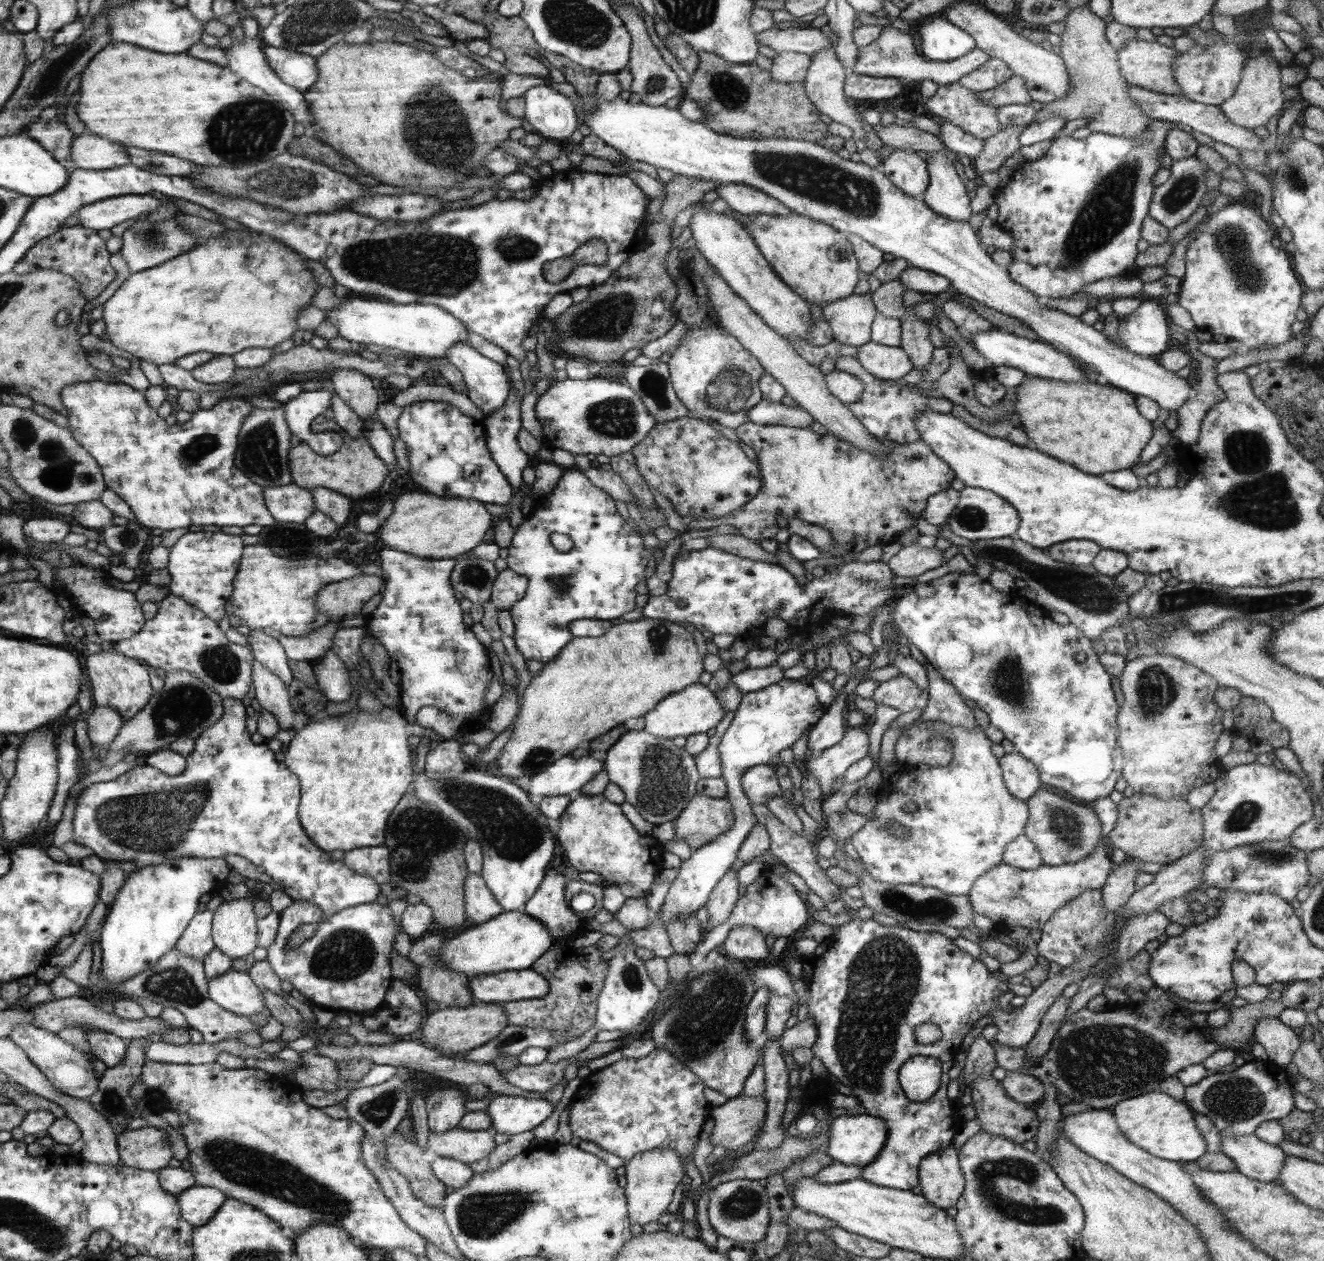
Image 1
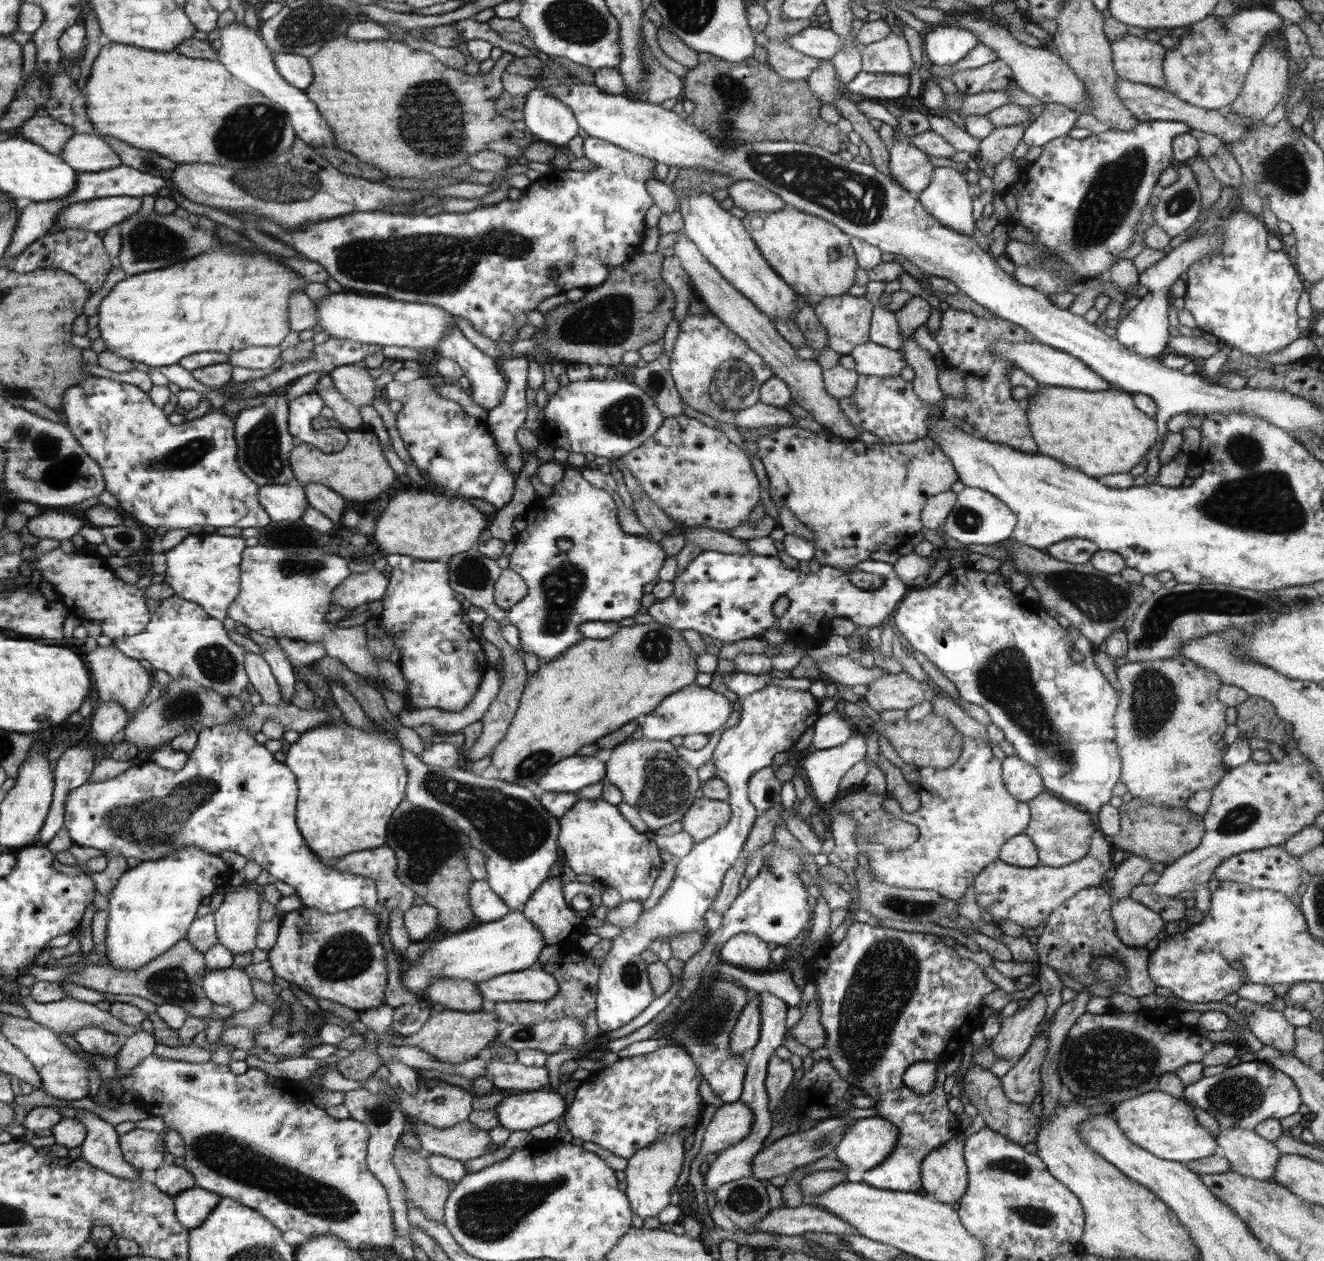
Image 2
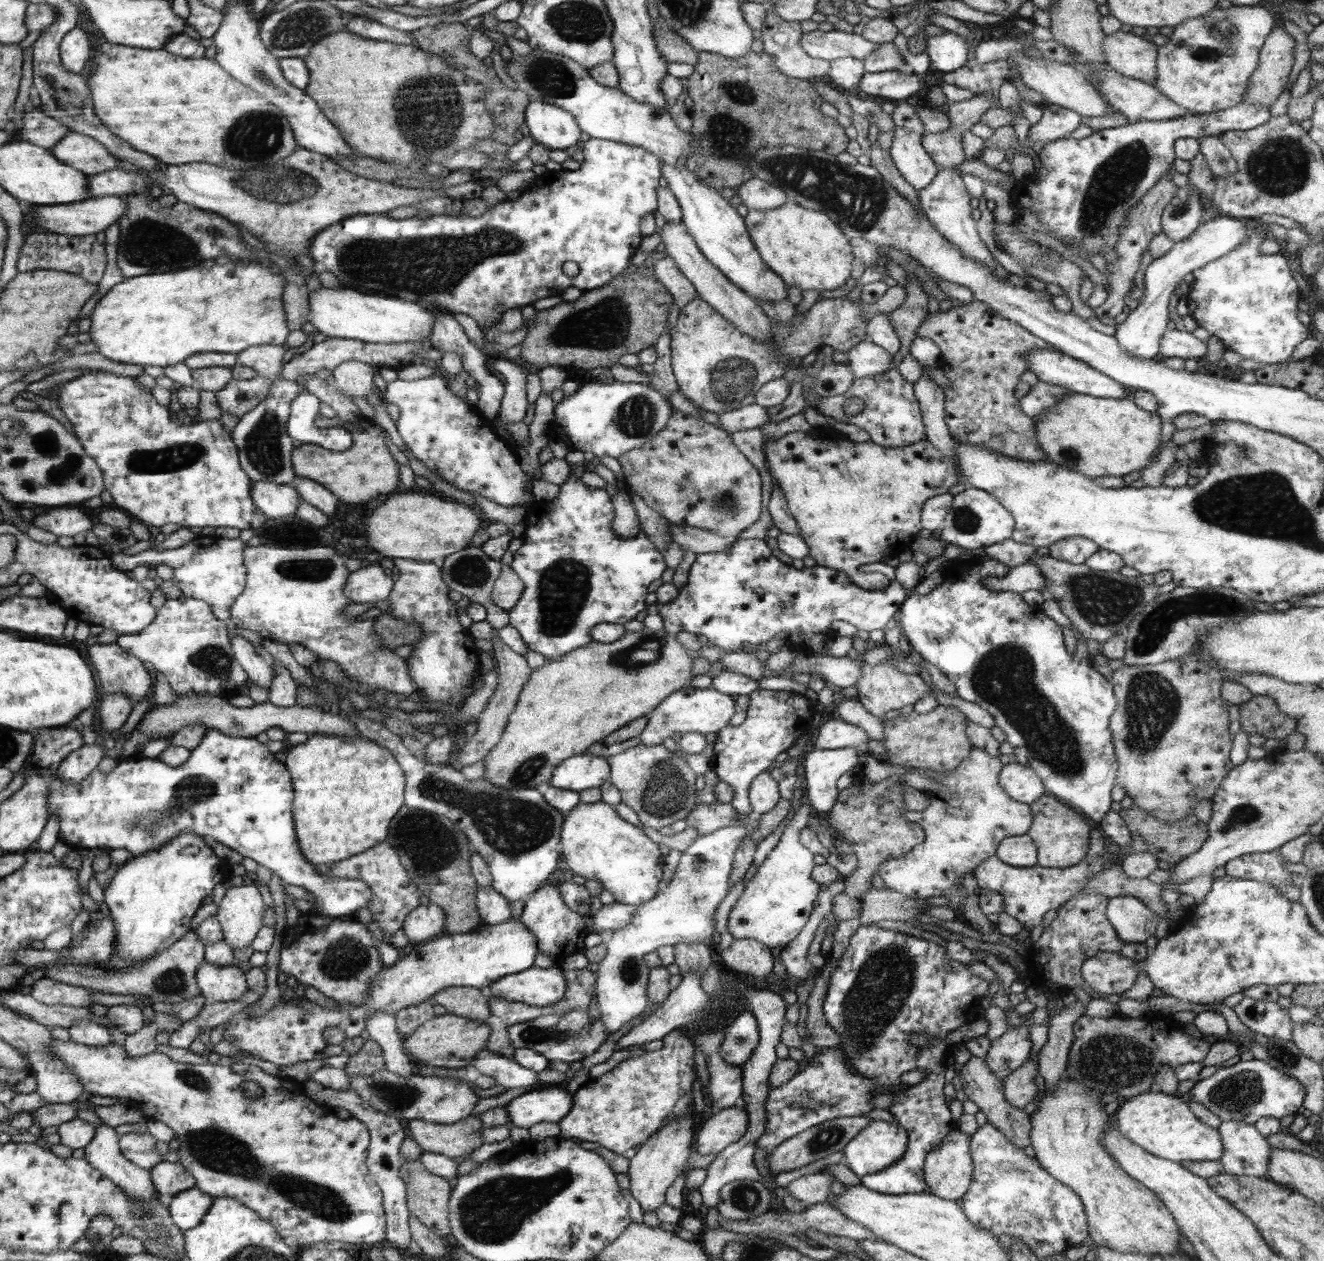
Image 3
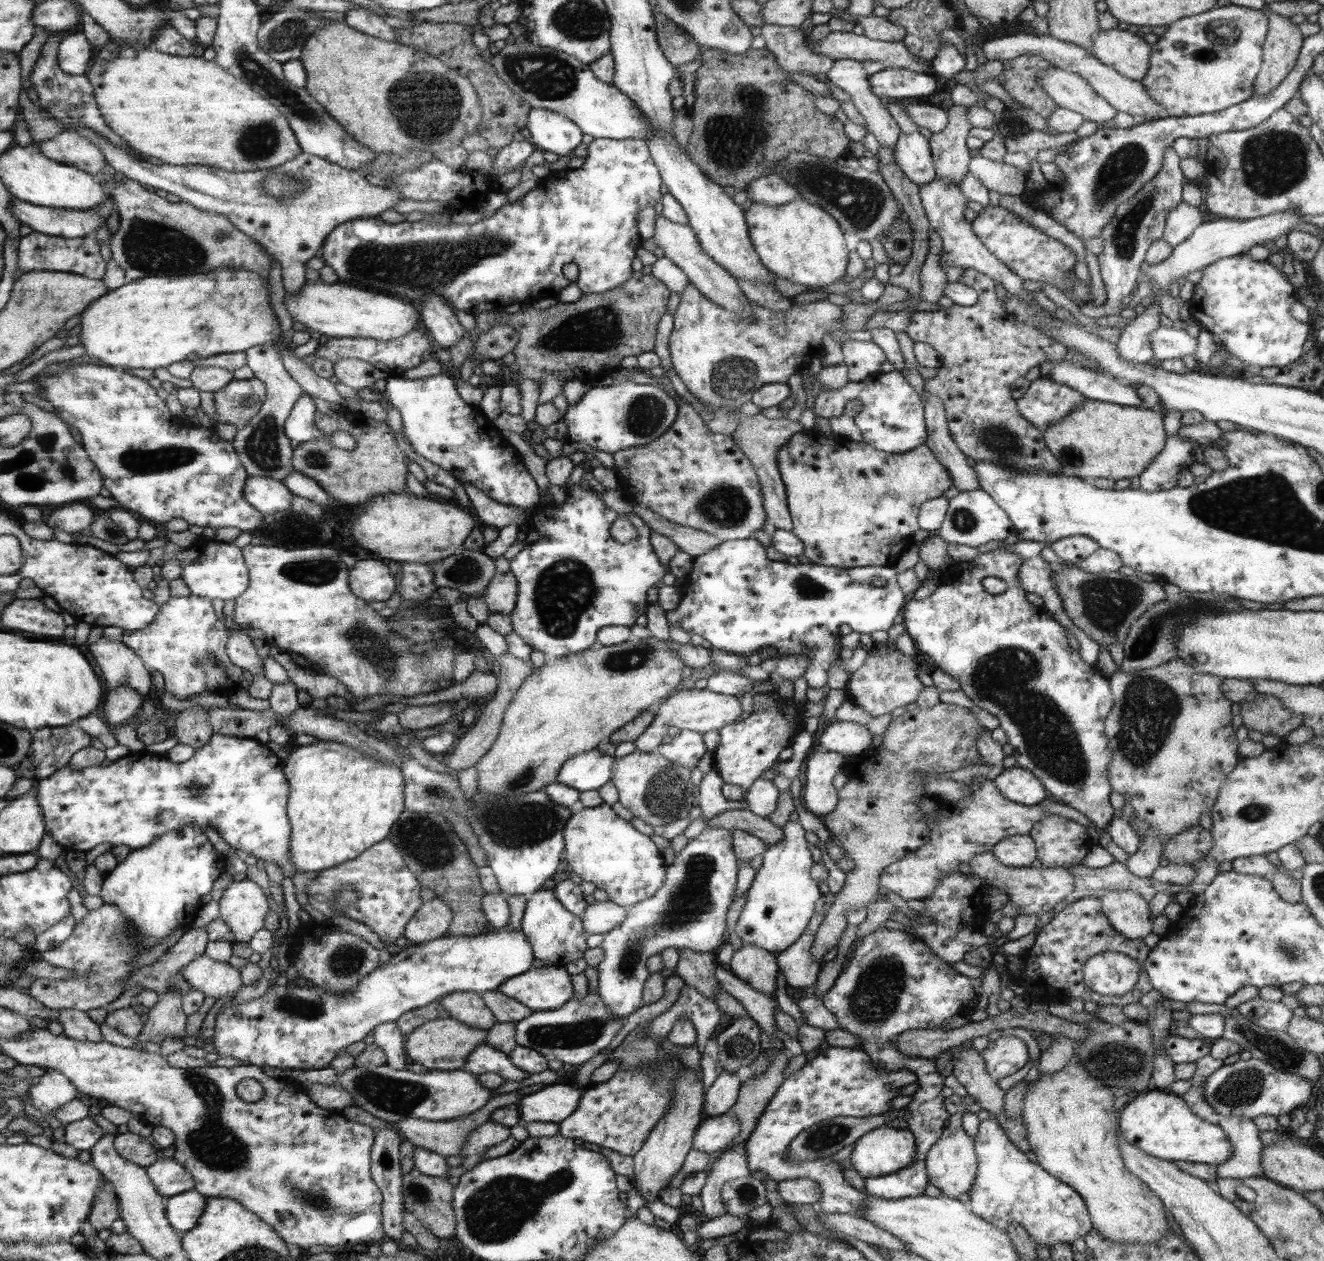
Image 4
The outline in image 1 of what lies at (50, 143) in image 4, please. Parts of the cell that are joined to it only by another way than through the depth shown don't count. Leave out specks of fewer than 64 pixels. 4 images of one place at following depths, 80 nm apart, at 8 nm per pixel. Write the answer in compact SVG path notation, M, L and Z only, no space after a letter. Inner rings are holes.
M87 131L72 141L71 155L77 168L84 170L108 170L131 162L125 145Z

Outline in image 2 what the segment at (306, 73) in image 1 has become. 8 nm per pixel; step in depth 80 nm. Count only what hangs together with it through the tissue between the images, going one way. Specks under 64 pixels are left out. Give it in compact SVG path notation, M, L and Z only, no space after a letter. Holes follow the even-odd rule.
M274 52L275 67L284 81L304 92L312 84L313 76L308 57L289 52Z

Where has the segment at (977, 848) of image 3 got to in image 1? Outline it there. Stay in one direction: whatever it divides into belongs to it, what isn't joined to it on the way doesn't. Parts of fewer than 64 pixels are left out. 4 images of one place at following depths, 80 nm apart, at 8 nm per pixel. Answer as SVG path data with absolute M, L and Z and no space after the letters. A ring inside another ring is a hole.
M929 720L927 724L931 724L933 732L935 734L941 734L944 738L947 738L952 745L953 757L952 760L946 765L941 767L930 766L927 764L905 764L898 762L900 767L900 780L898 784L888 784L888 782L883 782L880 791L876 792L876 797L878 797L878 802L875 804L874 811L876 816L873 819L867 819L866 824L852 835L852 844L856 849L856 852L860 855L860 860L863 862L865 869L870 873L870 876L878 882L890 883L891 885L897 884L921 884L922 886L931 886L934 888L939 888L943 893L948 893L956 896L967 896L971 891L973 884L976 879L985 872L988 872L991 868L998 866L1003 862L1003 854L1006 847L1015 838L1018 838L1025 831L1026 821L1029 817L1029 808L1026 801L1021 801L1016 798L1010 791L1006 788L1003 774L999 765L999 758L997 758L990 748L992 748L993 742L986 737L984 729L980 726L971 728L954 726L939 720ZM908 802L914 802L916 804L917 810L914 812L907 812L906 804ZM892 822L897 822L907 828L907 837L899 837L896 834L891 834L888 829L884 829L885 826L892 825Z

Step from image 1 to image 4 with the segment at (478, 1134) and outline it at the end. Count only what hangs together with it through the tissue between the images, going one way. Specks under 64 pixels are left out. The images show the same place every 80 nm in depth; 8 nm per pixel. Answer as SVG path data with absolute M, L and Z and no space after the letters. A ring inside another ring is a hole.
M518 1091L502 1093L492 1097L482 1109L477 1110L475 1113L456 1118L452 1121L432 1122L423 1118L406 1117L400 1120L400 1122L397 1122L396 1126L404 1140L413 1142L417 1148L423 1148L424 1150L435 1152L436 1154L440 1154L445 1157L454 1156L461 1153L461 1151L465 1148L465 1144L467 1144L471 1133L475 1132L479 1126L485 1124L496 1108L517 1103L518 1100L523 1097L524 1093Z

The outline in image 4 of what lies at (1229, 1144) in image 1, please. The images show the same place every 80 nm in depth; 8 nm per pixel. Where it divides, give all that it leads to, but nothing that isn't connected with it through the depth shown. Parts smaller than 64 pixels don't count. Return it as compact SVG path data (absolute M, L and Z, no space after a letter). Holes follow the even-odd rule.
M1222 1116L1218 1126L1227 1134L1232 1147L1227 1161L1217 1166L1220 1178L1262 1177L1261 1154L1265 1144L1253 1119L1241 1116Z

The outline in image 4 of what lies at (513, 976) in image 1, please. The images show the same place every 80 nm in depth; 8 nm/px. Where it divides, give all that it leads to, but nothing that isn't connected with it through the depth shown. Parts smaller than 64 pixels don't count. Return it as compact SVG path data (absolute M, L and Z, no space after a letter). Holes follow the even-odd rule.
M547 966L510 978L498 990L533 1011L547 1011L566 1005L574 989L574 980L564 967Z

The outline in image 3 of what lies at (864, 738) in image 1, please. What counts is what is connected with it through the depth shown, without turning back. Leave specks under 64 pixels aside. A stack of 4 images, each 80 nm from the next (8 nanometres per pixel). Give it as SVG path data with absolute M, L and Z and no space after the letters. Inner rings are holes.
M848 747L838 750L814 749L804 756L804 799L811 804L813 812L825 815L838 801L838 778L859 765L860 752Z

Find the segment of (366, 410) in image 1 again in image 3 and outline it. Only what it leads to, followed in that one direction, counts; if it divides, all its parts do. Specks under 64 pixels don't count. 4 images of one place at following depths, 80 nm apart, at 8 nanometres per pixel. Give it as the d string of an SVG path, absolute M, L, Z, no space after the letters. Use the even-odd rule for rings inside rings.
M352 360L333 368L332 376L334 376L335 385L342 394L347 397L367 397L373 391L376 391L373 381L376 372L379 372L377 366Z

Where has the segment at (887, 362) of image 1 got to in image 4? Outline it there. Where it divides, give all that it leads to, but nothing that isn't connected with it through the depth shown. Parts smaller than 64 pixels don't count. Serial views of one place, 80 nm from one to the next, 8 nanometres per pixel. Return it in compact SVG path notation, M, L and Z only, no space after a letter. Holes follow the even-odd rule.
M842 341L843 363L848 367L852 382L860 382L873 373L879 372L882 362L887 360L883 347L872 341Z

